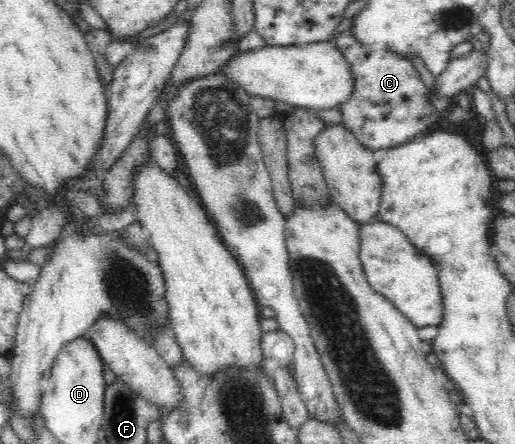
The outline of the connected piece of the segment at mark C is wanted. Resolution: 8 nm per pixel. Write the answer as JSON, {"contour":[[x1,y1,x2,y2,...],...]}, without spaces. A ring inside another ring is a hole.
{"contour":[[344,30,336,40,354,79,350,98,337,106,342,114,341,124,354,133,362,146,373,151,394,148,426,134,426,130,438,122,440,113,430,103,427,88,412,61,386,46,362,45,352,31]]}

